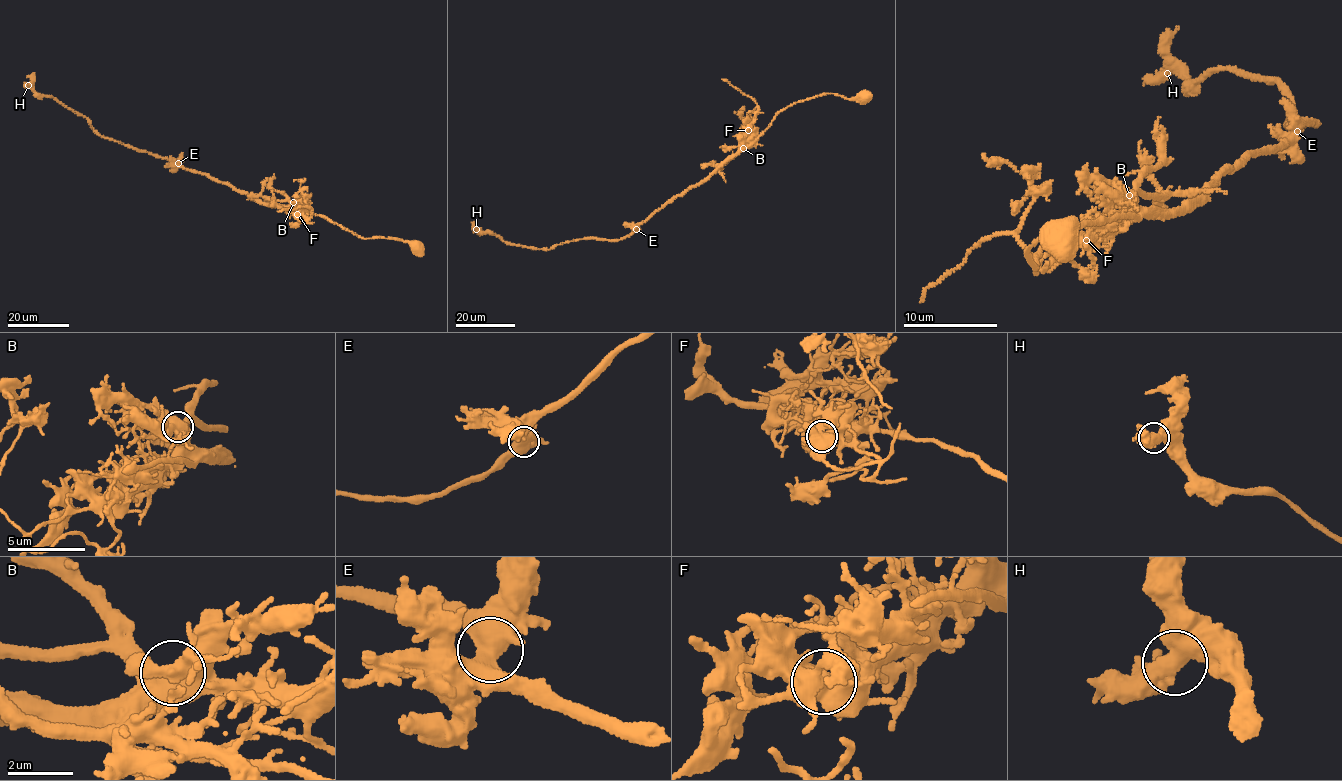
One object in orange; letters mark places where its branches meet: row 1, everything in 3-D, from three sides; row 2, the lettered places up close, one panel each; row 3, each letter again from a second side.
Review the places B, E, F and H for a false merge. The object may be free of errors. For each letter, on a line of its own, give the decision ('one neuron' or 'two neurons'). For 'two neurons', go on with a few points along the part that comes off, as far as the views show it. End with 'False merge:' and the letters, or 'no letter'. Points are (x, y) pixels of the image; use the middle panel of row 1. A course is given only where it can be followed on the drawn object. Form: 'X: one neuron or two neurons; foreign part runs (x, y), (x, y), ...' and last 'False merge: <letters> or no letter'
B: one neuron
E: one neuron
F: two neurons; foreign part runs (747, 130), (758, 109), (757, 104), (722, 79)
H: one neuron
False merge: F

